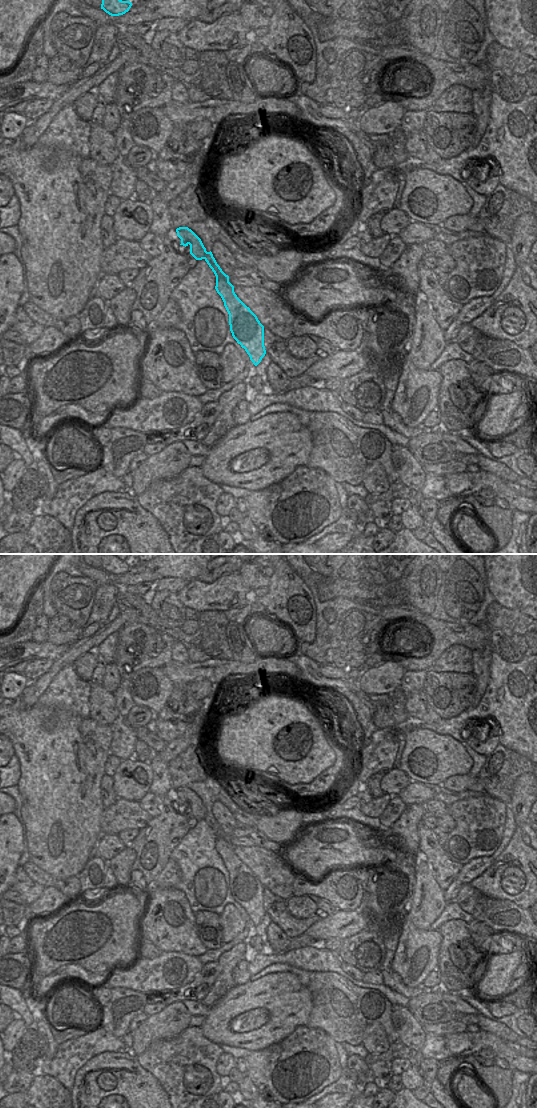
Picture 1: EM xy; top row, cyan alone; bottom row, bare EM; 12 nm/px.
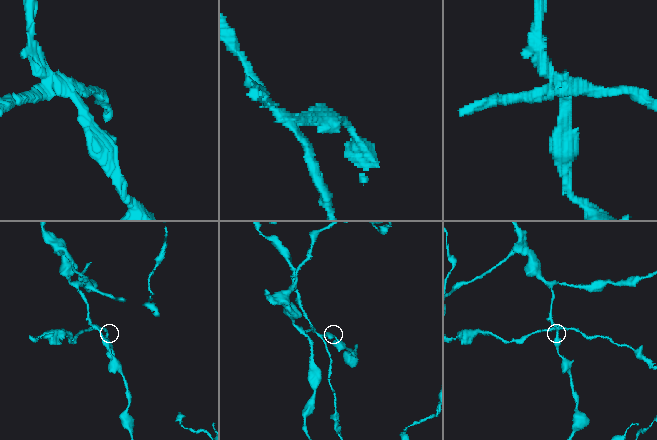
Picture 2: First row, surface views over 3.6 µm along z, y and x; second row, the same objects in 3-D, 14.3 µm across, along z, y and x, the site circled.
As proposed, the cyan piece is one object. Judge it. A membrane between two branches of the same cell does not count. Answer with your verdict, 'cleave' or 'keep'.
cleave

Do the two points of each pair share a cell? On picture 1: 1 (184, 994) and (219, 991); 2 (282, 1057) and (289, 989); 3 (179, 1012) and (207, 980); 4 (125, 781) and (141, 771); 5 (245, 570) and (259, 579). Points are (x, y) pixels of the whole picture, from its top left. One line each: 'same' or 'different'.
1: different
2: different
3: different
4: same
5: same

